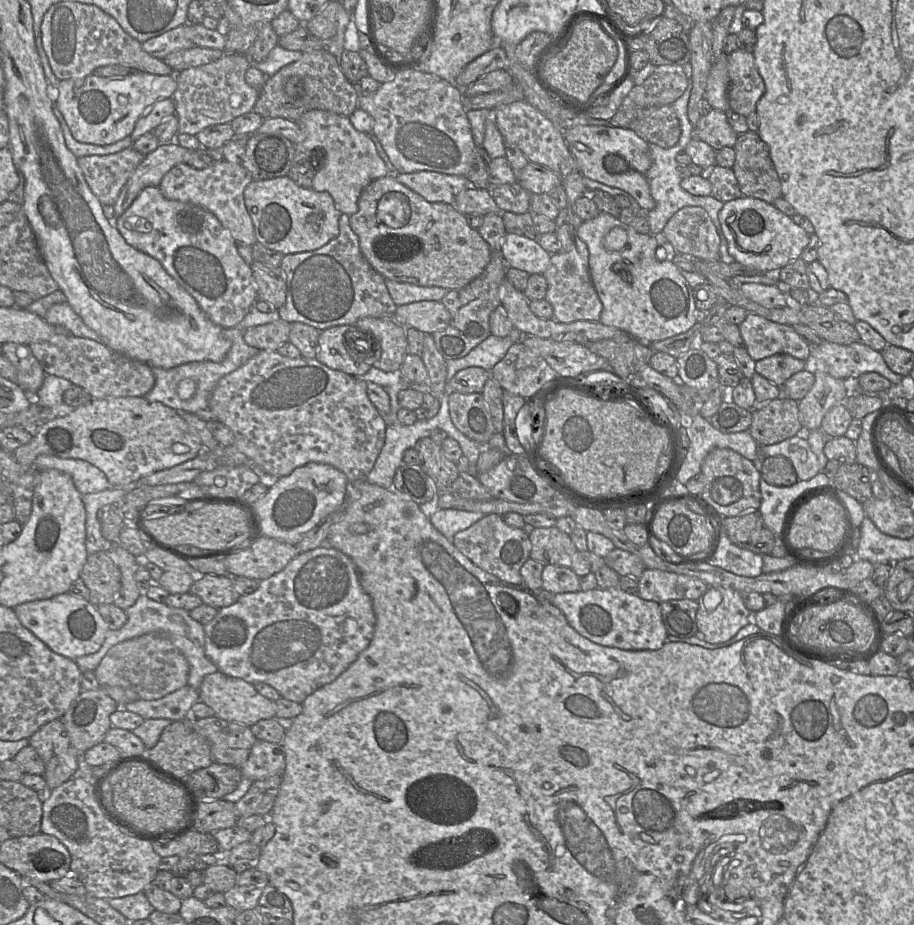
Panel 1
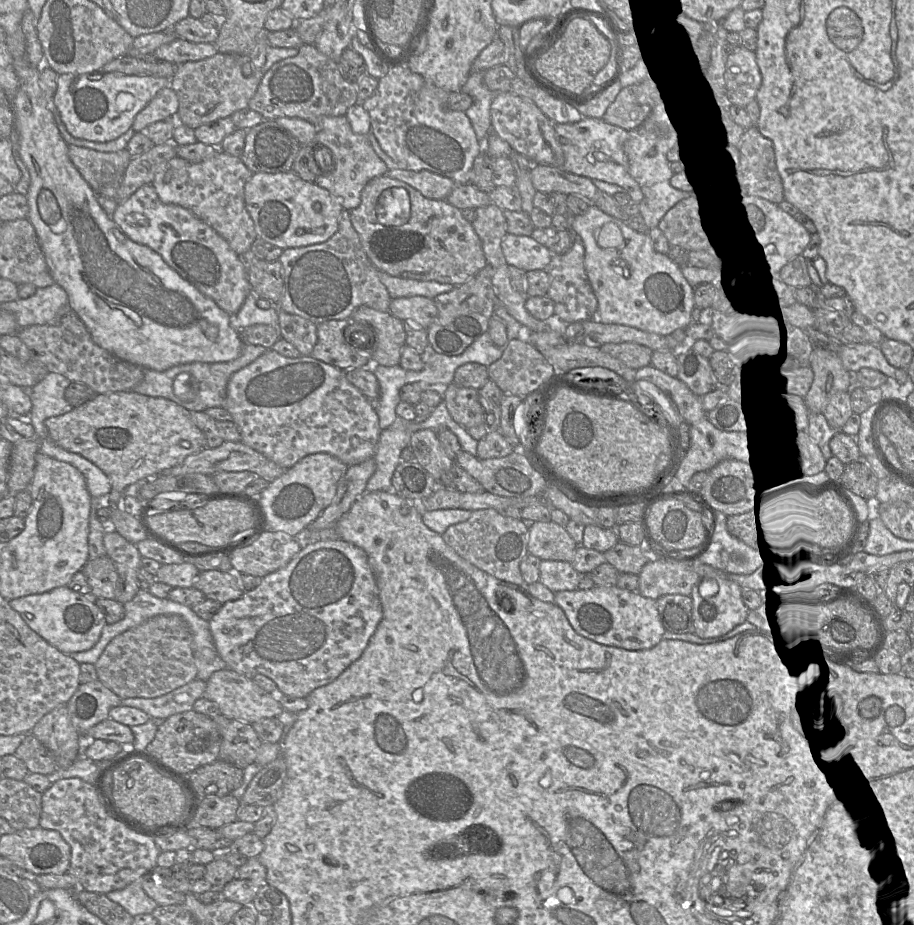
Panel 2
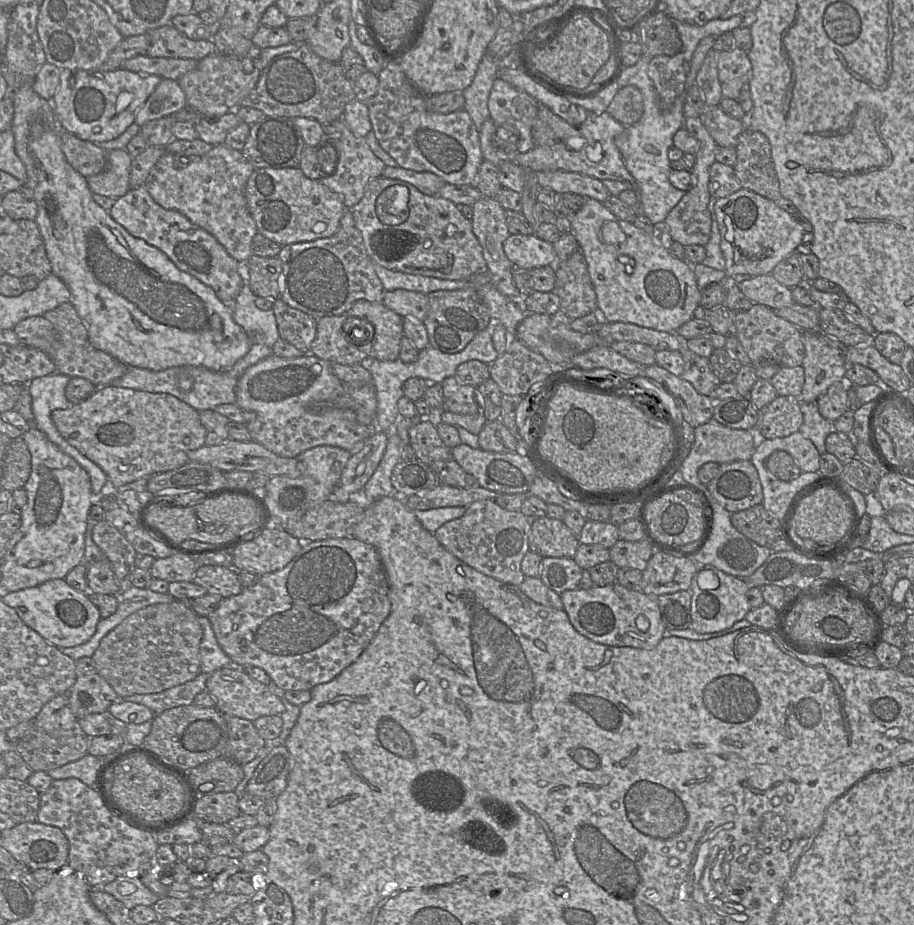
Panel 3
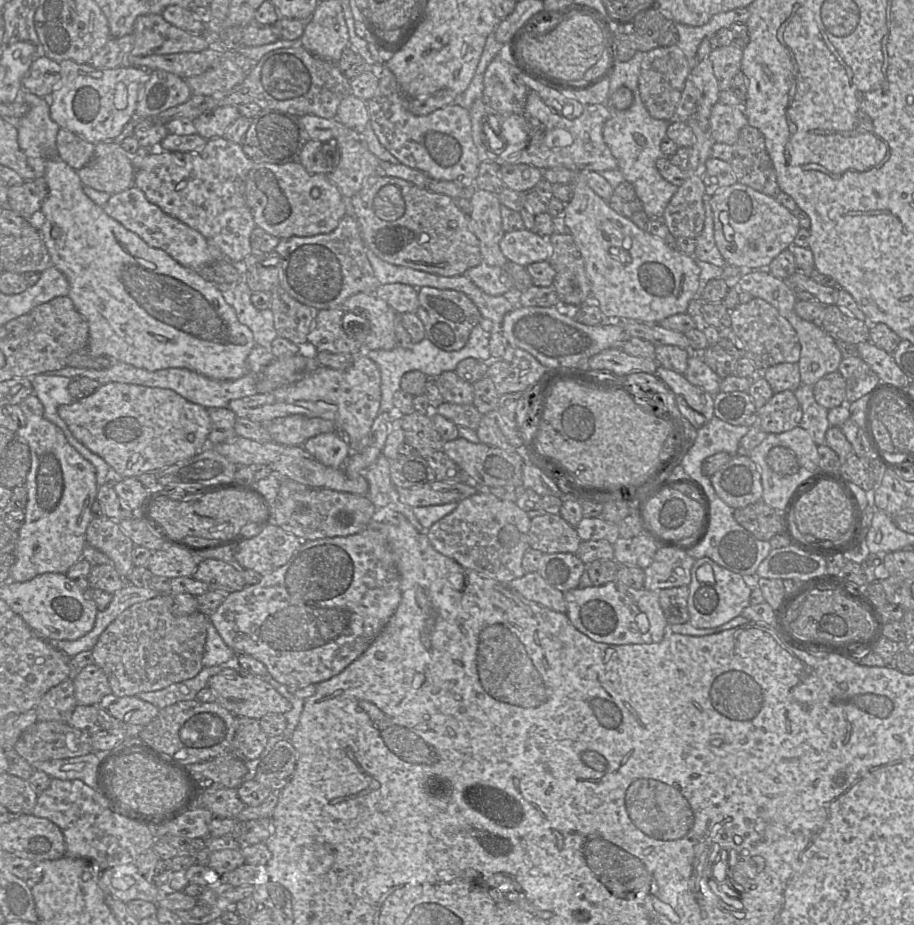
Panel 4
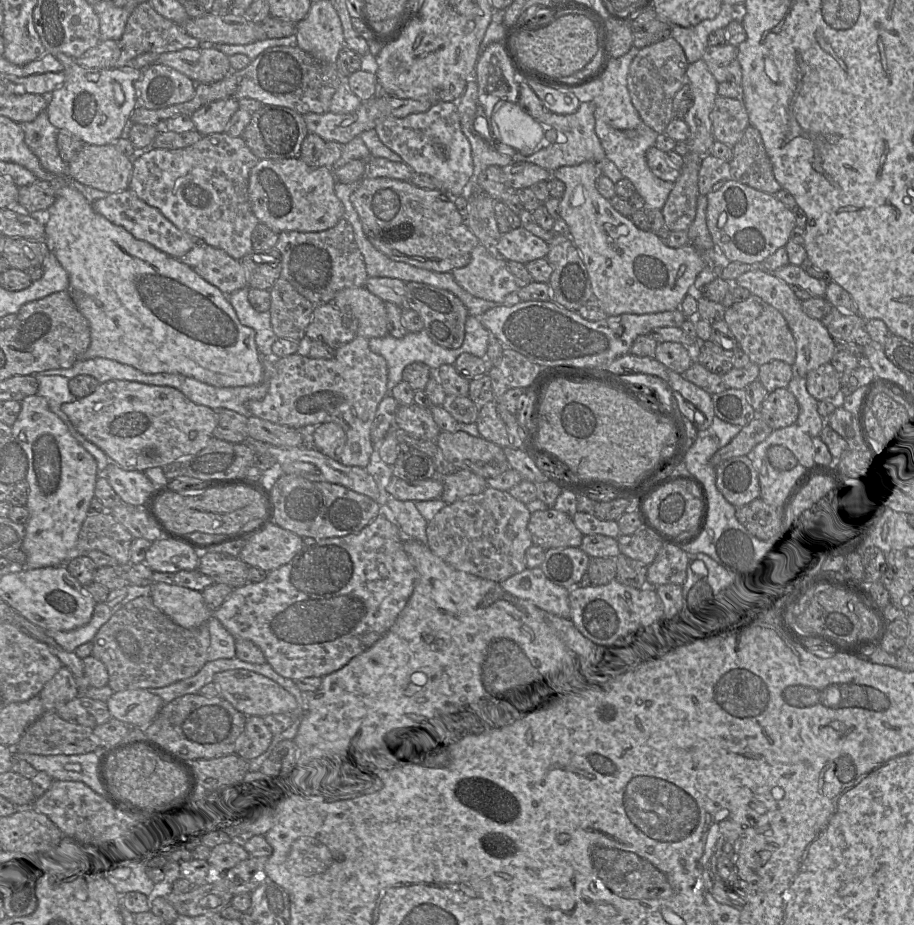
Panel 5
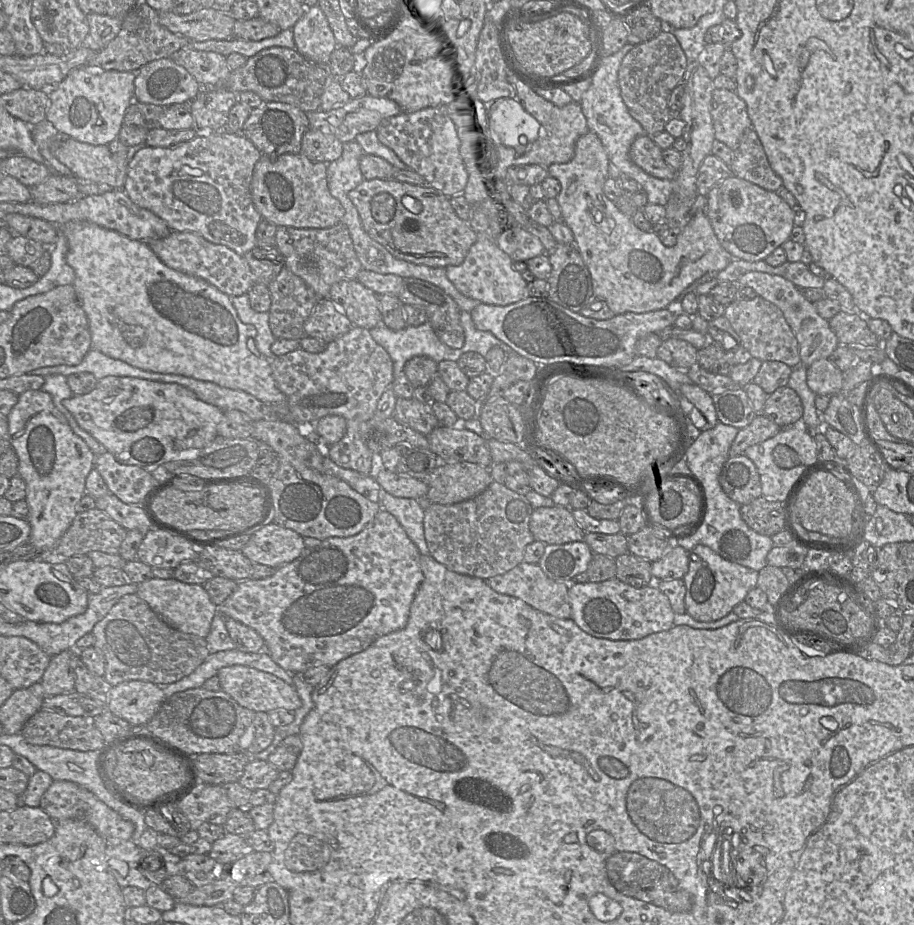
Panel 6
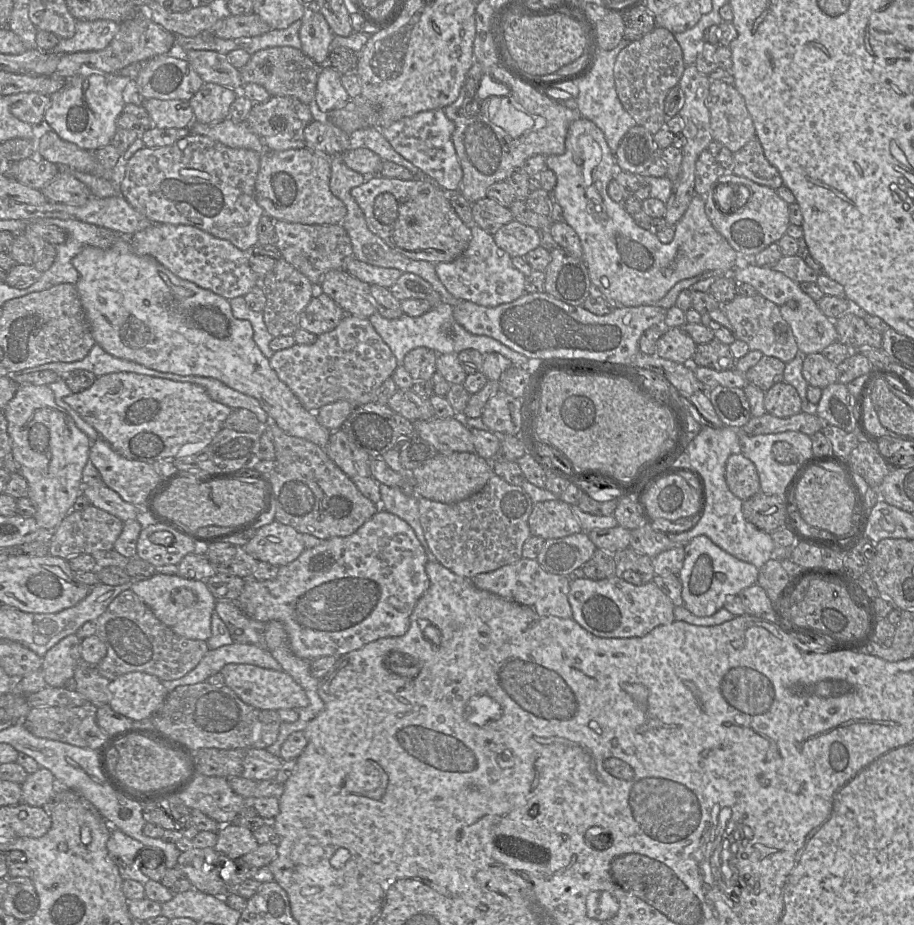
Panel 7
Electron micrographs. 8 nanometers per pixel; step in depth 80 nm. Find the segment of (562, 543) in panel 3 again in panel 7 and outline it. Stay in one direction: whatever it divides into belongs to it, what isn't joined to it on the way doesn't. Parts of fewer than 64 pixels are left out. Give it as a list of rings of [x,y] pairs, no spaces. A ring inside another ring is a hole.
[[[557,498],[533,504],[528,518],[531,535],[559,539],[582,531],[569,504]]]

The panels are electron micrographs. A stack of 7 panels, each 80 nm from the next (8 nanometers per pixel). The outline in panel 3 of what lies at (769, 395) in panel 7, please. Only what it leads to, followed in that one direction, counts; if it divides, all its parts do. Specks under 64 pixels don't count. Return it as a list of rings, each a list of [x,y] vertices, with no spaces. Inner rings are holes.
[[[777,396],[757,411],[754,432],[759,439],[782,438],[799,431],[802,423],[799,399],[794,396]]]

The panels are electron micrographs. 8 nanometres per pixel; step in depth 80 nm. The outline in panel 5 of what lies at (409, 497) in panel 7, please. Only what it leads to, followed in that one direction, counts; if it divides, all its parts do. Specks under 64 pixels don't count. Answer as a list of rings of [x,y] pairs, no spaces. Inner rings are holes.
[[[390,496],[386,507],[394,514],[396,524],[405,538],[411,538],[427,544],[426,528],[428,521],[416,508],[415,501],[401,501]]]

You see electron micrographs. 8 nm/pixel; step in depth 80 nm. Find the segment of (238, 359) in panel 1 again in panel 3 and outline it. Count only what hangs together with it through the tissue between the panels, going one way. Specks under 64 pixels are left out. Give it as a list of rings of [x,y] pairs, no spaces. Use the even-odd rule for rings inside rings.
[[[252,343],[248,353],[228,370],[212,371],[204,367],[175,366],[162,371],[152,371],[128,367],[126,373],[114,380],[111,385],[152,393],[168,393],[187,403],[198,412],[205,409],[214,410],[218,405],[235,403],[239,377],[246,369],[272,354],[273,350],[270,347],[260,343]]]

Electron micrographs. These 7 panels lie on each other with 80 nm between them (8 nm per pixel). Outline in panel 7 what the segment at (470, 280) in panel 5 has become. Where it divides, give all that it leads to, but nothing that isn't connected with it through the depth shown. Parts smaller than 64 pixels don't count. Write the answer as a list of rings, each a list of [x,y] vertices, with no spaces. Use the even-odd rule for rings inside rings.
[[[478,225],[470,229],[471,241],[465,251],[452,262],[435,264],[437,276],[447,291],[455,298],[484,307],[497,307],[523,296],[526,276],[513,265],[512,257],[496,245],[493,235]]]

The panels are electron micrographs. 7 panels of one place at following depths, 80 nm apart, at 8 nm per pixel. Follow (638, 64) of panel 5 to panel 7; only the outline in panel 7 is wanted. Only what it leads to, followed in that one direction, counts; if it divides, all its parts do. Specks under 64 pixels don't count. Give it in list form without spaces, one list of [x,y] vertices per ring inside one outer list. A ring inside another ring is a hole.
[[[655,27],[641,39],[631,42],[616,58],[614,78],[617,95],[624,109],[636,123],[646,128],[652,135],[665,125],[666,96],[679,84],[685,67],[679,43],[672,32],[662,27]]]

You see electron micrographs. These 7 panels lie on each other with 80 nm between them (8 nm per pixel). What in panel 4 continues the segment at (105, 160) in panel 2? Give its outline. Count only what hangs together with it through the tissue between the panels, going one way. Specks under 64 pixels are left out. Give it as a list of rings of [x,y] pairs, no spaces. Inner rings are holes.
[[[60,128],[57,135],[57,150],[59,157],[78,171],[93,158],[95,144],[64,128]]]

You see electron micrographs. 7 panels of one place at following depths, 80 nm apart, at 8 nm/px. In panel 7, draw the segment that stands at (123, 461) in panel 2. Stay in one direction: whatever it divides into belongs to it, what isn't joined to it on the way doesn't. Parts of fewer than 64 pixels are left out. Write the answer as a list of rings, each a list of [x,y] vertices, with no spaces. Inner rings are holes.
[[[133,372],[110,373],[97,377],[90,388],[64,397],[64,400],[121,456],[151,465],[167,460],[173,462],[179,450],[186,444],[207,442],[208,446],[233,411],[232,408],[211,399],[198,384]]]

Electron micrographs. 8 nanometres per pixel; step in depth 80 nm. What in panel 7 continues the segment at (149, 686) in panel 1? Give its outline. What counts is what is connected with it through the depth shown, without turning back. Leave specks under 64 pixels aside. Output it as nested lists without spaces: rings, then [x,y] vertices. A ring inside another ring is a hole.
[[[131,589],[118,594],[96,619],[96,635],[105,643],[106,655],[95,668],[110,681],[136,671],[152,674],[162,681],[178,679],[194,669],[209,650],[204,640],[188,639],[174,633]]]

